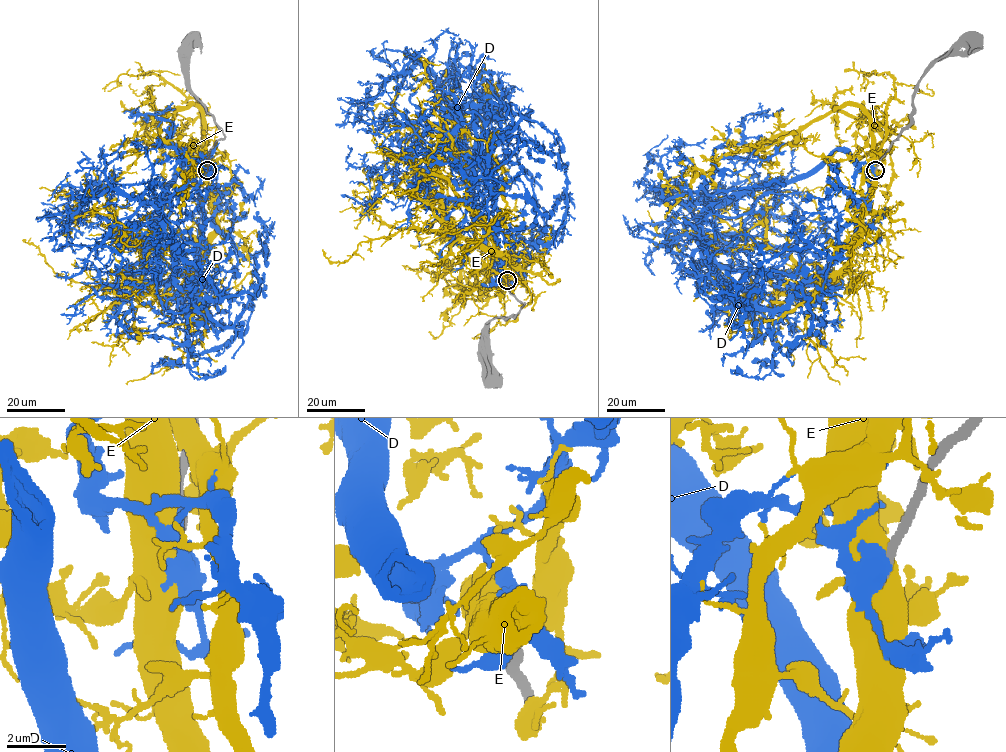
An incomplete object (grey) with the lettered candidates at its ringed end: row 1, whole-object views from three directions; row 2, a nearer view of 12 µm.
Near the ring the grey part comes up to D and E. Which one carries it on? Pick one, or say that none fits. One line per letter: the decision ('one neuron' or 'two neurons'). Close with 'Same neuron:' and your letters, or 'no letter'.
D: two neurons
E: one neuron
Same neuron: E

